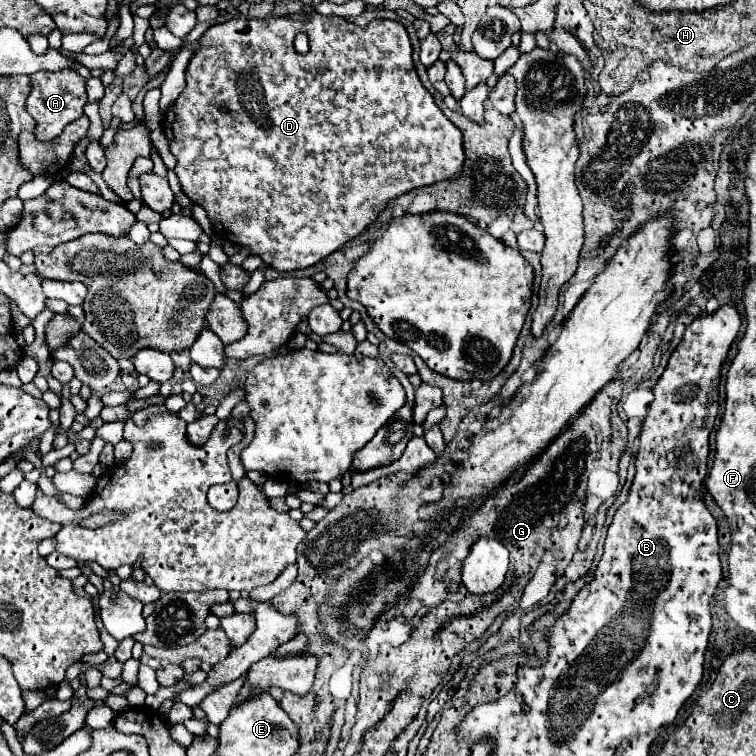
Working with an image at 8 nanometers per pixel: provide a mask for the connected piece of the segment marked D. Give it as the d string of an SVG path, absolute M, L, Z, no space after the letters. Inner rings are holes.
M311 13L311 19L305 23L291 17L267 17L251 19L247 23L231 19L227 23L209 27L207 33L201 37L201 47L197 49L187 67L187 87L179 95L179 99L167 109L163 125L163 133L169 139L171 153L177 159L175 173L179 177L183 193L207 211L207 217L217 237L225 237L237 245L249 247L249 251L253 255L259 255L265 265L277 271L297 271L319 263L333 251L341 249L345 243L359 237L371 223L375 223L379 213L387 207L391 199L411 189L451 179L461 171L465 159L461 131L441 113L431 93L421 85L413 67L411 53L413 49L405 27L389 19L375 19L367 27L357 27L343 17L325 17L319 13ZM297 33L307 33L309 37L307 55L299 55L293 47L293 39Z

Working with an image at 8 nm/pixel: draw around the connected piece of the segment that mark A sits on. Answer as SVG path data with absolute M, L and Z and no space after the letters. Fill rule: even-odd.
M63 69L59 73L37 71L31 75L31 93L27 97L27 111L37 123L35 137L39 141L53 141L55 137L59 137L65 125L83 115L85 103L87 103L87 93L85 89L81 89L81 77L73 76L71 69Z

